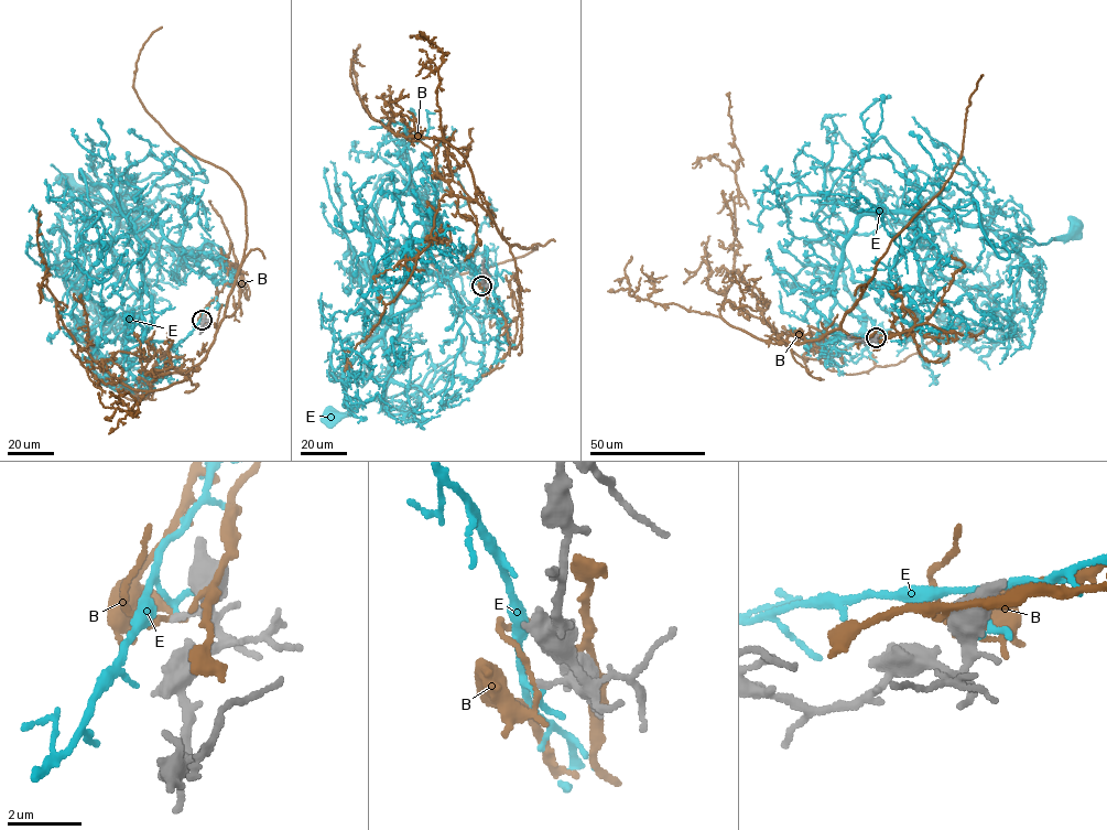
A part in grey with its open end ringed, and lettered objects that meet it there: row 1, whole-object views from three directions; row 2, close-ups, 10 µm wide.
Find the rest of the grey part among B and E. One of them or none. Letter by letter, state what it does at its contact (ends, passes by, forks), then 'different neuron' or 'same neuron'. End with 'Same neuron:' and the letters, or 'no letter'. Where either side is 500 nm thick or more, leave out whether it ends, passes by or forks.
B: it passes by | different neuron
E: it passes by | different neuron
Same neuron: no letter

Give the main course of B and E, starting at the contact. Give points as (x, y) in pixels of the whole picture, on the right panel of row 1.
B: (876, 337), (956, 334), (924, 322), (879, 341), (836, 329), (791, 343), (722, 319), (738, 189), (729, 92)
E: (876, 338), (836, 334), (814, 305), (865, 214), (975, 201), (1004, 258), (1013, 235), (1046, 243), (1075, 226)

